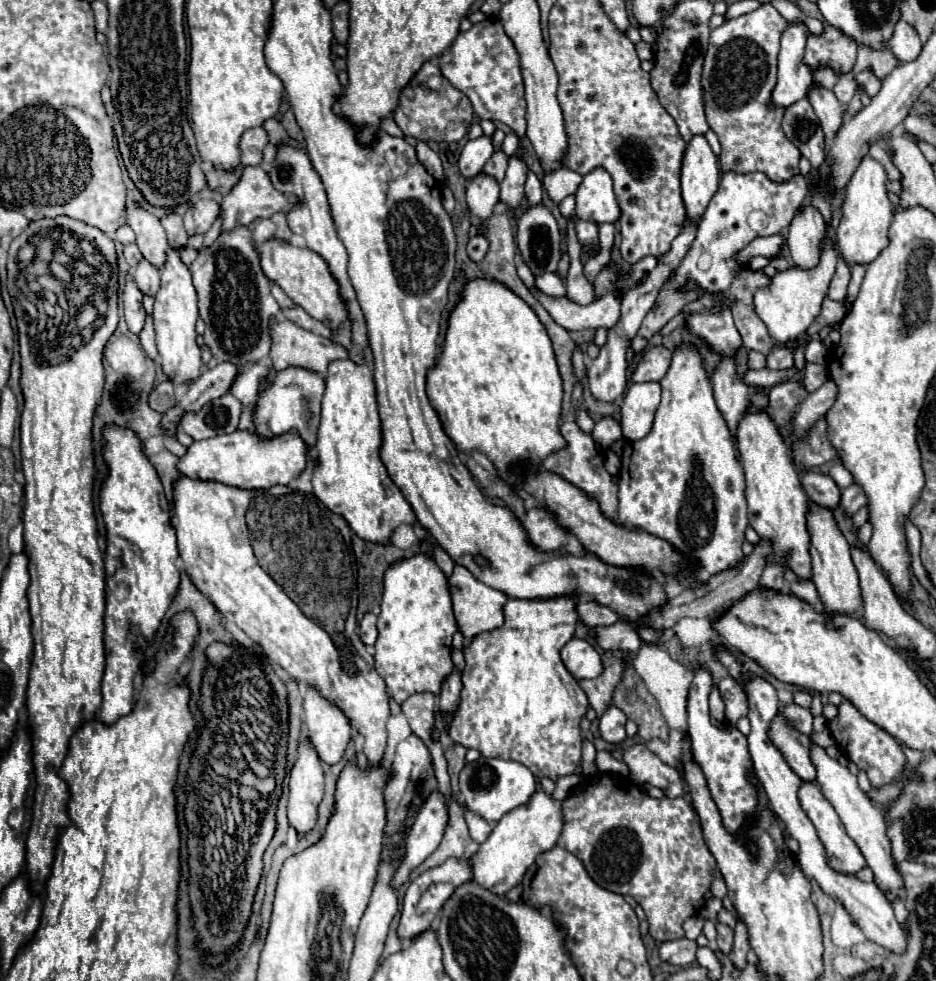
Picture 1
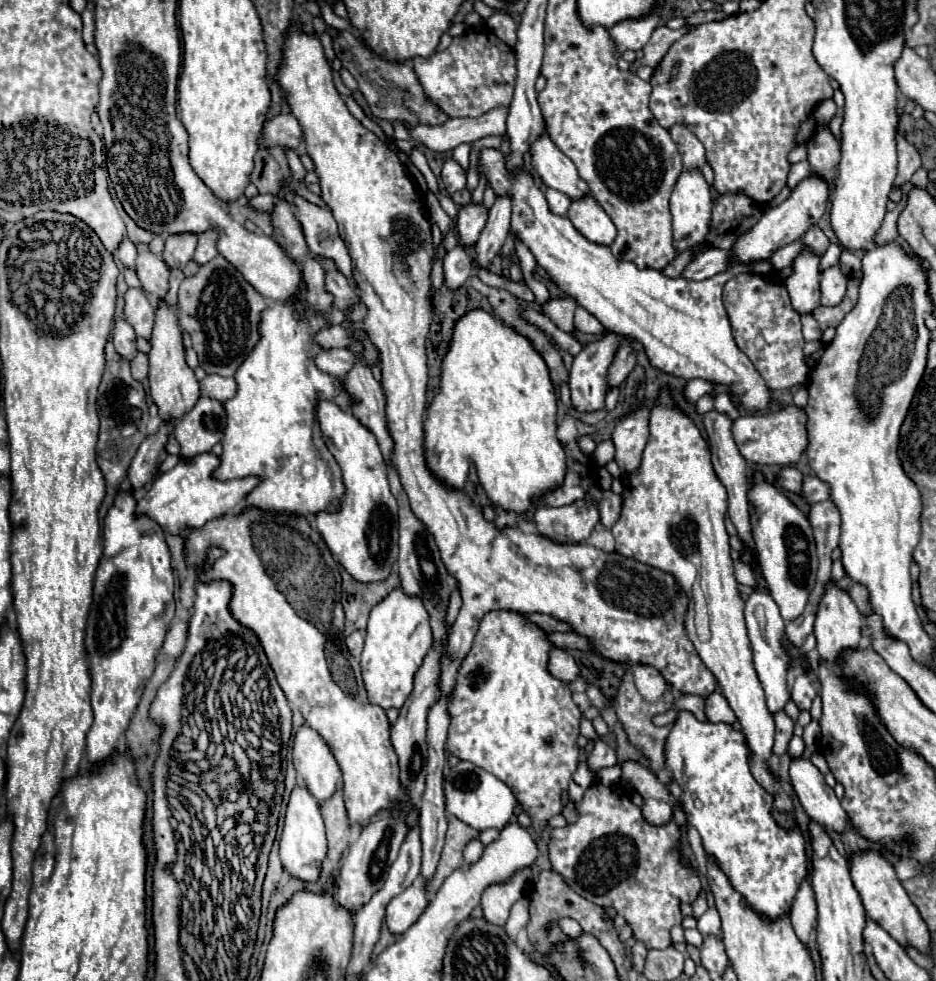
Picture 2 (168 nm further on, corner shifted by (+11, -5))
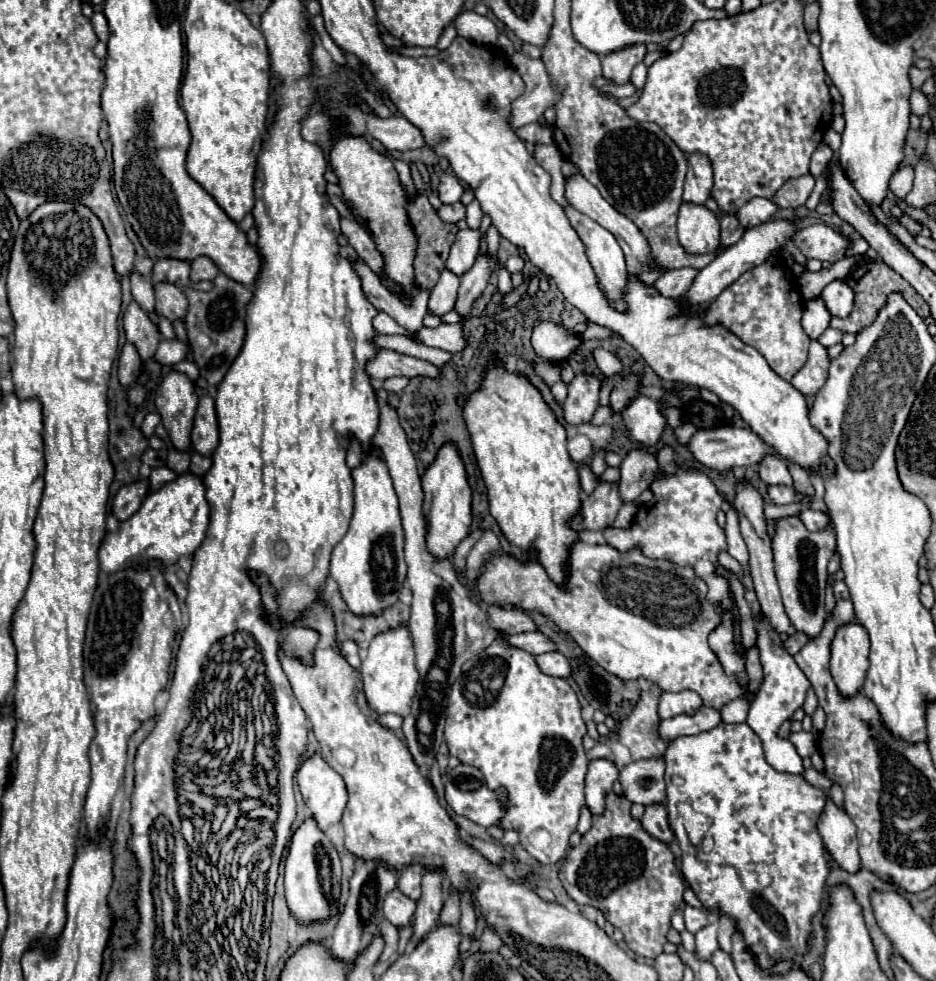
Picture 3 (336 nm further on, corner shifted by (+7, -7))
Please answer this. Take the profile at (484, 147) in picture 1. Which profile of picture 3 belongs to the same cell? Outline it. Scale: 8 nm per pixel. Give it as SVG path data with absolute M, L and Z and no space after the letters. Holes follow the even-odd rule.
M443 173L443 175L441 175L441 183L439 183L439 187L437 187L437 195L439 195L441 203L453 205L453 203L457 203L459 197L463 195L463 185L461 185L461 181L459 181L455 175Z

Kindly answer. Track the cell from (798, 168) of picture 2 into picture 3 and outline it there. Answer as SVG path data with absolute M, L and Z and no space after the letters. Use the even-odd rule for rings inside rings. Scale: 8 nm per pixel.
M803 175L797 179L789 179L779 191L775 191L775 195L771 197L771 201L777 207L791 207L791 209L799 209L805 205L807 197L811 195L815 185L815 179L811 175Z

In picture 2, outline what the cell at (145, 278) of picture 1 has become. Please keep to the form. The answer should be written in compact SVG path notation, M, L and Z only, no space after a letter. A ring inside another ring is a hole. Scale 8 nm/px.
M133 287L127 289L127 293L125 293L125 317L133 325L137 335L149 339L155 313L153 313L153 305L151 305L145 289L133 289Z

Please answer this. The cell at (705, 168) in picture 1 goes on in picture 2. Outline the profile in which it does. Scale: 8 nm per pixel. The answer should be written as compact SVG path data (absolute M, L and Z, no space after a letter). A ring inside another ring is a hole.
M683 169L683 173L679 175L673 195L671 195L671 215L673 215L673 245L677 251L685 251L697 243L703 243L707 231L709 231L709 221L711 221L711 189L707 185L707 181L703 179L701 173L695 173L695 169L691 169L691 173L687 173L687 169Z

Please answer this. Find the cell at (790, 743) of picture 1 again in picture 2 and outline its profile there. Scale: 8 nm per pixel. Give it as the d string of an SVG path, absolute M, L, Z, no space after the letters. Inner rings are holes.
M793 757L789 765L791 785L805 809L805 813L827 827L829 831L843 831L847 827L847 813L835 797L833 789L825 783L821 771L803 757Z

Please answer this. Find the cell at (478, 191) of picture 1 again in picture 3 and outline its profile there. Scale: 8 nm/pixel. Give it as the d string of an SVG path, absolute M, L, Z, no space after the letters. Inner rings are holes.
M475 229L459 231L451 247L451 253L447 257L445 269L461 277L463 273L467 273L473 267L477 259L477 251L479 251L479 231Z

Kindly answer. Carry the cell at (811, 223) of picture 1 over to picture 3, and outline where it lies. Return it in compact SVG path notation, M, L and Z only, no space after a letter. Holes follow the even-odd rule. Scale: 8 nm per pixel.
M811 299L807 301L807 307L803 311L803 331L807 333L809 339L817 341L821 337L821 333L829 327L831 315L825 309L821 299Z

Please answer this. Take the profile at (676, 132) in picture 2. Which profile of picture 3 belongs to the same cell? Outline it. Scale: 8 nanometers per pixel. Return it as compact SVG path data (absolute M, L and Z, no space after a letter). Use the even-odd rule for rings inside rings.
M701 153L689 155L689 171L685 179L683 203L703 205L709 199L711 183L713 183L713 171L709 165L709 159Z

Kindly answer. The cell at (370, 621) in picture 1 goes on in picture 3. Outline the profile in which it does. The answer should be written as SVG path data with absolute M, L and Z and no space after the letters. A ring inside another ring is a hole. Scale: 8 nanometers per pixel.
M343 641L343 643L339 645L339 653L347 659L347 663L349 663L351 667L359 669L359 663L361 663L361 659L359 659L359 649L357 649L357 645L355 645L353 641Z

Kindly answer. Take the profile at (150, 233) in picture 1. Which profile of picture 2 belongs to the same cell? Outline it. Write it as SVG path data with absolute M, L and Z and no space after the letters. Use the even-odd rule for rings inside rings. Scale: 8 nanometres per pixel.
M135 243L135 247L137 247L135 271L139 275L143 289L147 293L153 293L153 295L163 299L167 295L167 289L169 289L169 285L167 285L167 279L169 279L167 265L163 265L163 259L159 255L149 251L149 245Z

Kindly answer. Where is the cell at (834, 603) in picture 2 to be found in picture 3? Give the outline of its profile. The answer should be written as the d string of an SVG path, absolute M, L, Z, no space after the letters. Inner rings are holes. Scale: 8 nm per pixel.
M859 623L839 627L831 645L831 675L839 693L855 697L865 681L869 667L869 637Z

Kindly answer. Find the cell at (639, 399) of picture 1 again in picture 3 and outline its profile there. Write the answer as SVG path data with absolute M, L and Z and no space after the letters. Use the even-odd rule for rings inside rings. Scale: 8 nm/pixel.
M633 449L621 463L621 499L623 503L635 503L639 495L651 485L657 461L645 449Z

